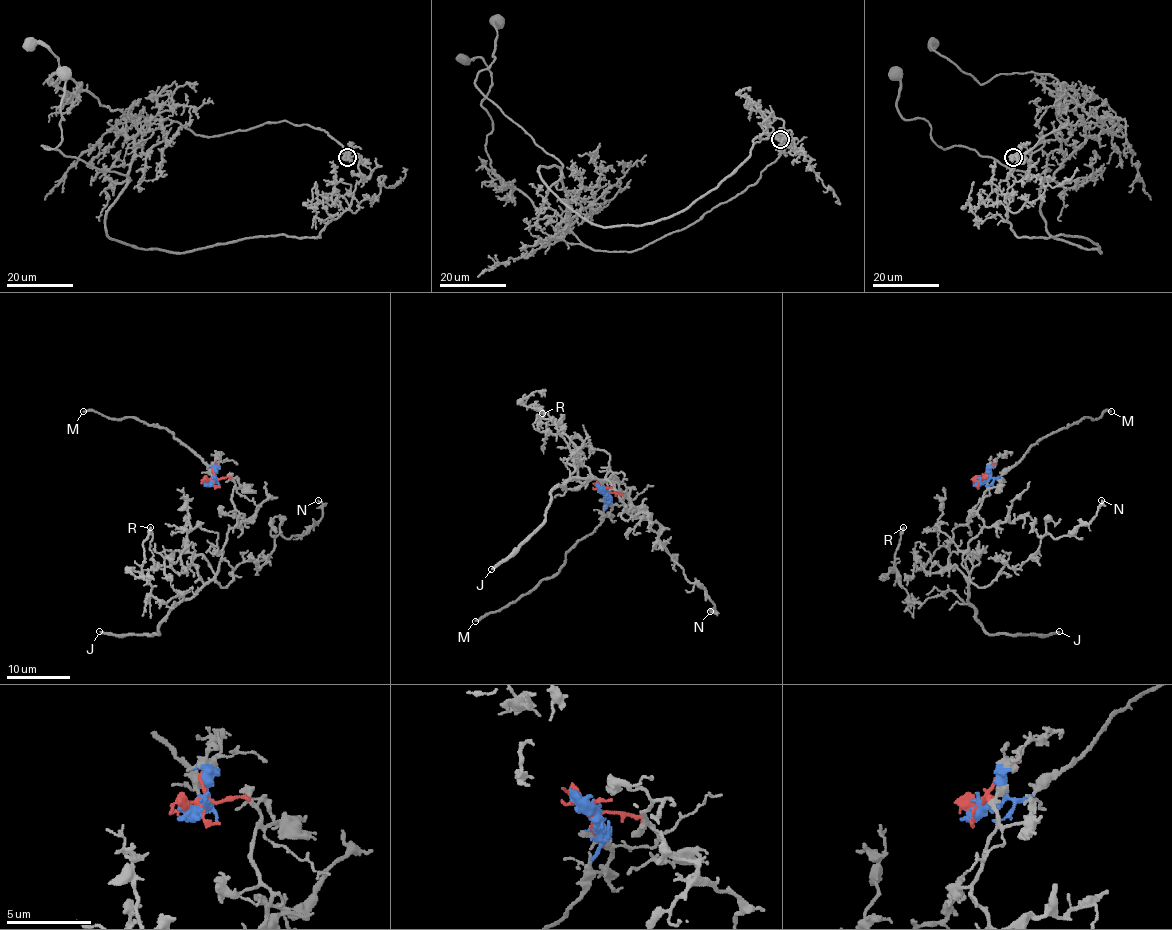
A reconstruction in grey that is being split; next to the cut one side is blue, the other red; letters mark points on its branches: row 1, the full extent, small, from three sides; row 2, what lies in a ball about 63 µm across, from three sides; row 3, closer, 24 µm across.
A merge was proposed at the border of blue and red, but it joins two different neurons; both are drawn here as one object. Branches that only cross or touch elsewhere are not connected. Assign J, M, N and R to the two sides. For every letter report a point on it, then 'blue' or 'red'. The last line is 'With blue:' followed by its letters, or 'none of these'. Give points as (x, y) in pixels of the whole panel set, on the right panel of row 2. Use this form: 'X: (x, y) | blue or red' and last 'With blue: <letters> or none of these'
J: (1059, 631) | red
M: (1111, 411) | blue
N: (1101, 500) | red
R: (903, 527) | red
With blue: M

